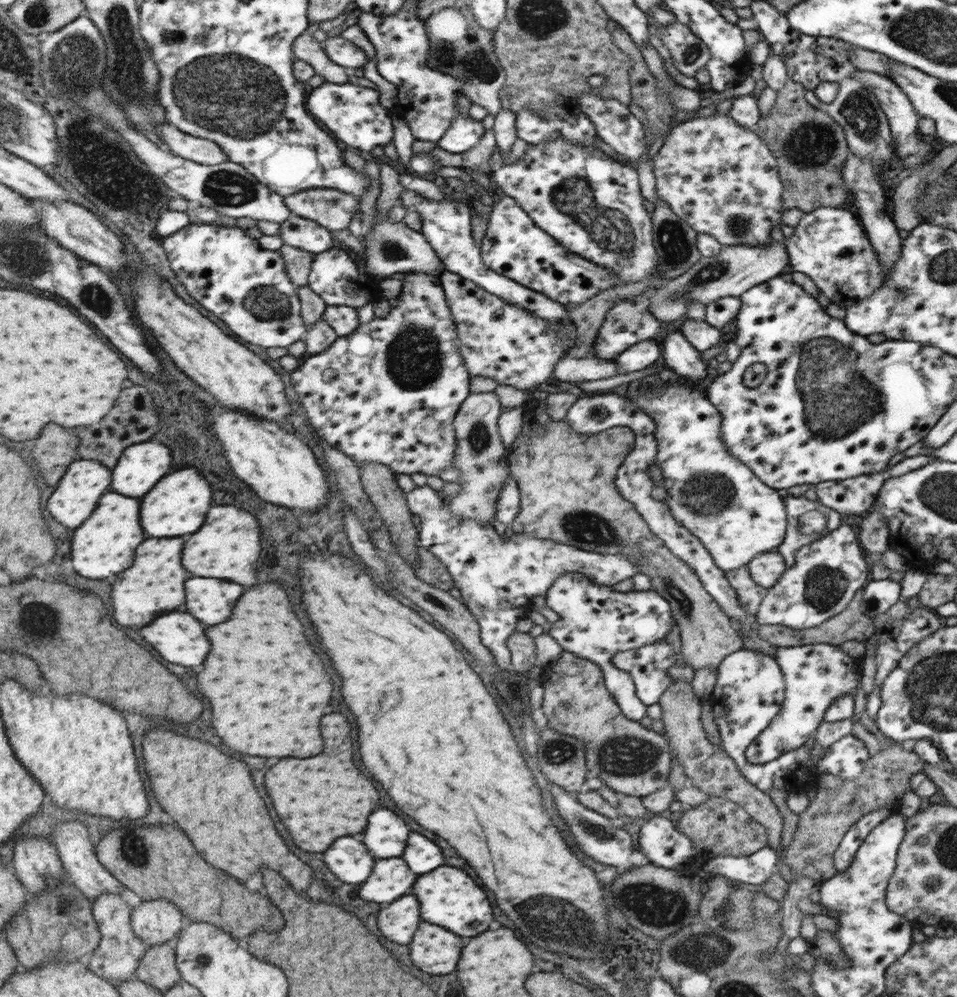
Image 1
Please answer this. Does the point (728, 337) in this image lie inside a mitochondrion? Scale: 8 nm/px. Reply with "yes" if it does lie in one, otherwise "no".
no

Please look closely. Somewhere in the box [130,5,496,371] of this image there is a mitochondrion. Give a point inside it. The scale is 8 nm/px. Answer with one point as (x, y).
(233, 94)

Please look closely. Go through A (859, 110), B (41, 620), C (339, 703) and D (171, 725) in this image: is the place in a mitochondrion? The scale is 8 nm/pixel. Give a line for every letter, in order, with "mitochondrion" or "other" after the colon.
A: mitochondrion
B: mitochondrion
C: other
D: other

